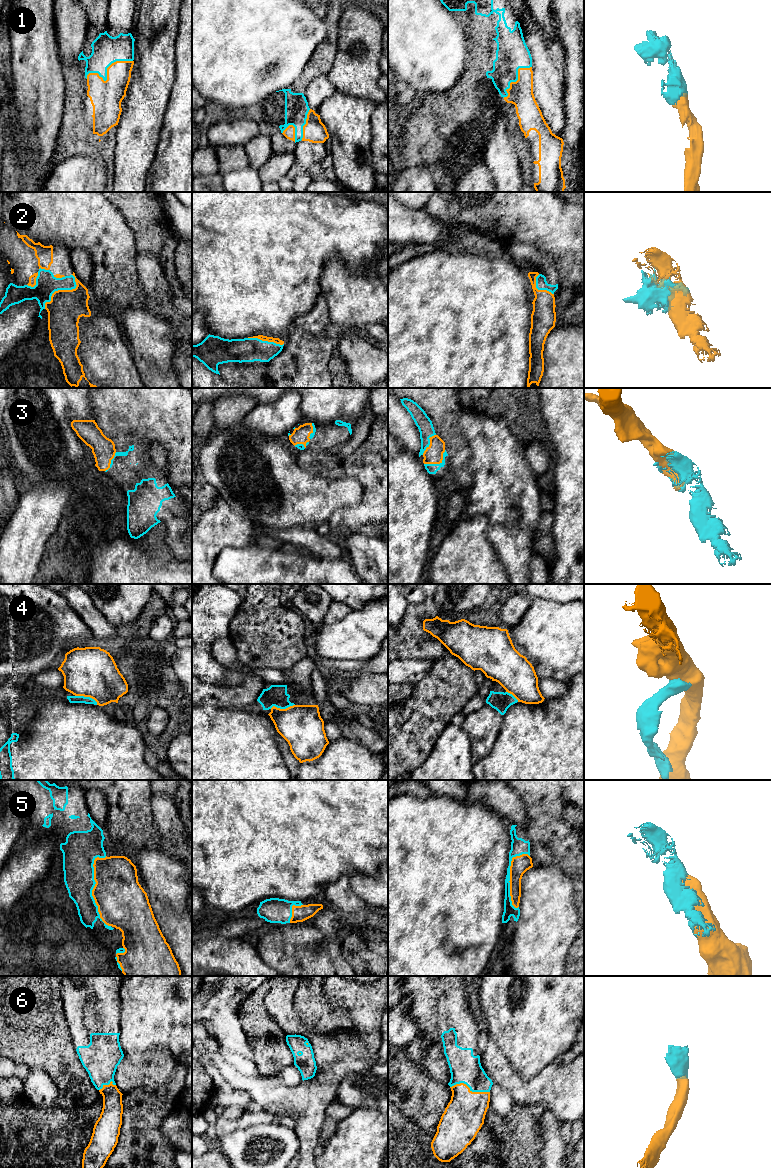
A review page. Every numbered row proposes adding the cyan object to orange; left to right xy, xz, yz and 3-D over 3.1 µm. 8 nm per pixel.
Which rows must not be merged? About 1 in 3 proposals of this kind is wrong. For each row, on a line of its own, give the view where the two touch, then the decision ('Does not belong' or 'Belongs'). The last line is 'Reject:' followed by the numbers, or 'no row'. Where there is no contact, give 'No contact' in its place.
1: Touches orange in xy. Belongs
2: Touches orange in xy. Belongs
3: Touches orange in yz. Belongs
4: Touches orange in xy. Does not belong
5: Touches orange in xy. Belongs
6: Touches orange in yz. Belongs
Reject: 4

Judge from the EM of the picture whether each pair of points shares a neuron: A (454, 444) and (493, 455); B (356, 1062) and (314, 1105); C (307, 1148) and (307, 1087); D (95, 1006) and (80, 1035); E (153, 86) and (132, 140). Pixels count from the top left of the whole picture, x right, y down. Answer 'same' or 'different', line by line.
A: different
B: different
C: different
D: same
E: same

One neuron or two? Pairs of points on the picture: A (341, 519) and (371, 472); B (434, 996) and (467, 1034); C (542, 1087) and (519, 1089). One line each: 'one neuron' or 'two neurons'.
A: one neuron
B: one neuron
C: one neuron

